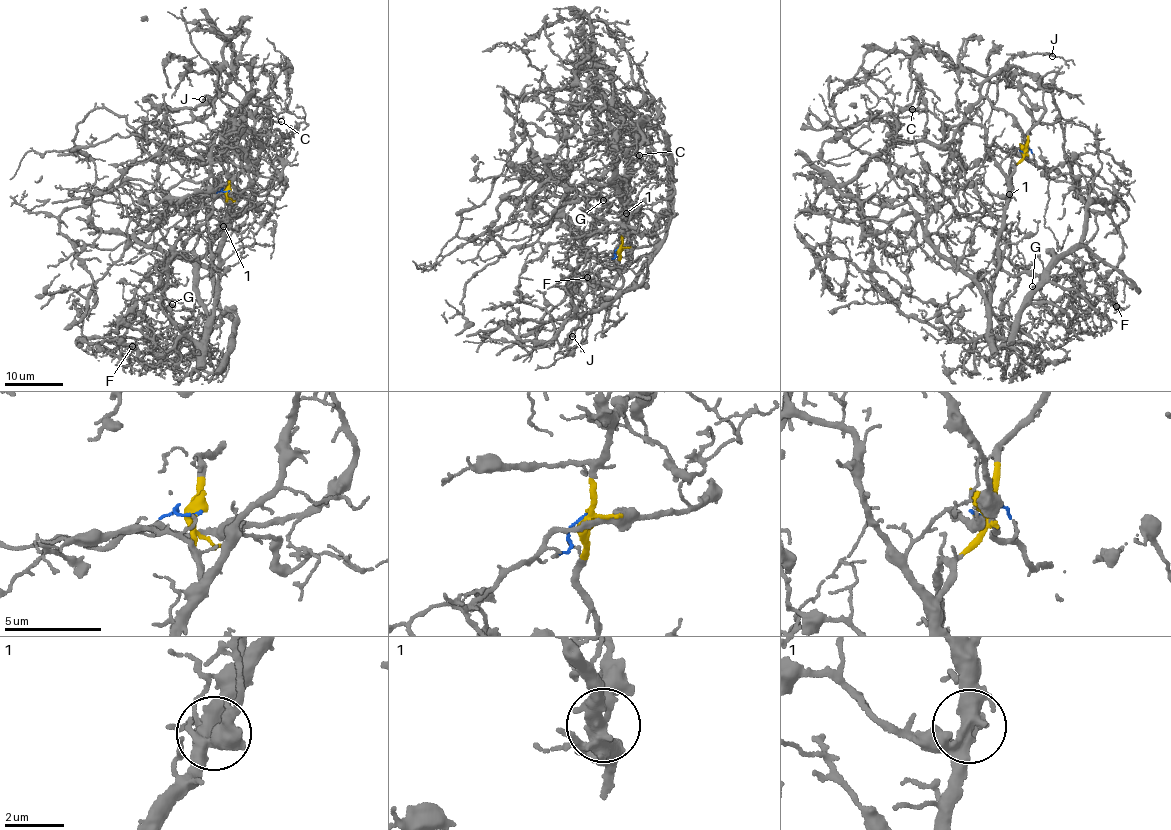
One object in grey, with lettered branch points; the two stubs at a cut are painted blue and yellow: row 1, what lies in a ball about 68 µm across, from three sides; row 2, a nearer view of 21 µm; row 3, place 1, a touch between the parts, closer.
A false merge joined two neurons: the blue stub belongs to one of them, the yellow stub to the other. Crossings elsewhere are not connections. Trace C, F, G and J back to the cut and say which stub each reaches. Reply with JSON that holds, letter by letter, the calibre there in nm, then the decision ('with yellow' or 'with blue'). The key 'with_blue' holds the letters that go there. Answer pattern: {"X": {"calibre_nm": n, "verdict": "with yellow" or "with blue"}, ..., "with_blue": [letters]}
{"C": {"calibre_nm": 130, "verdict": "with yellow"}, "F": {"calibre_nm": 80, "verdict": "with yellow"}, "G": {"calibre_nm": 130, "verdict": "with yellow"}, "J": {"calibre_nm": 110, "verdict": "with blue"}, "with_blue": ["J"]}

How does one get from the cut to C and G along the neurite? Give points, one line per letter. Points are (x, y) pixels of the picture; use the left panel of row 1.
C: (227, 191), (230, 211), (236, 198), (252, 182), (259, 148), (254, 141), (258, 140), (270, 119), (282, 121)
G: (227, 191), (228, 219), (212, 250), (195, 258), (173, 258), (166, 265), (161, 285), (172, 303)

